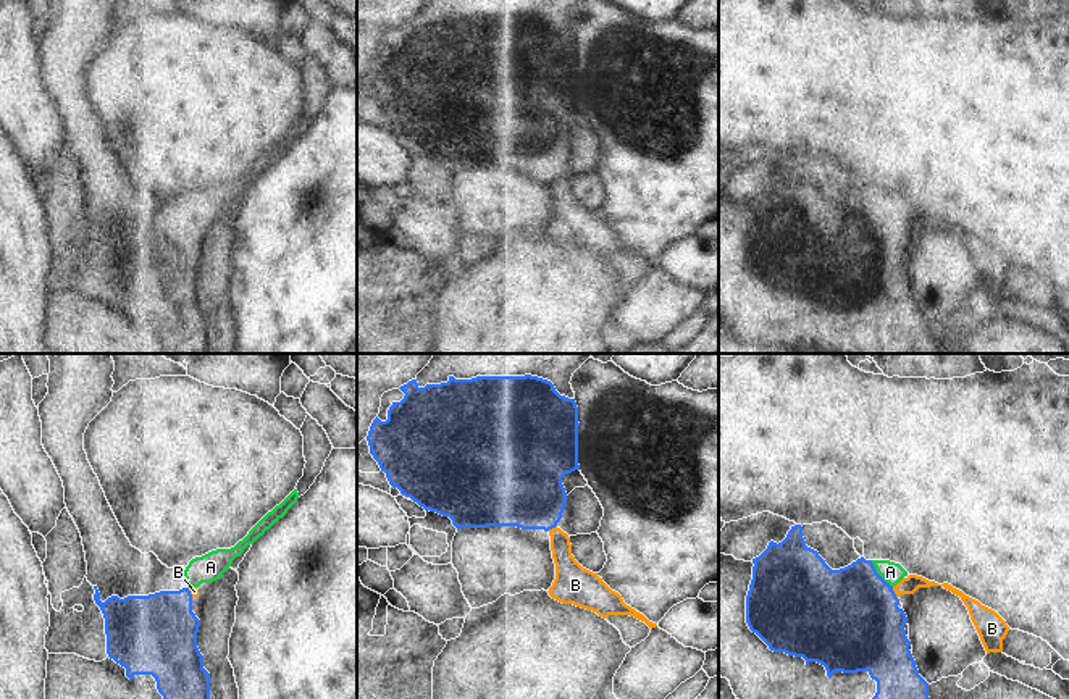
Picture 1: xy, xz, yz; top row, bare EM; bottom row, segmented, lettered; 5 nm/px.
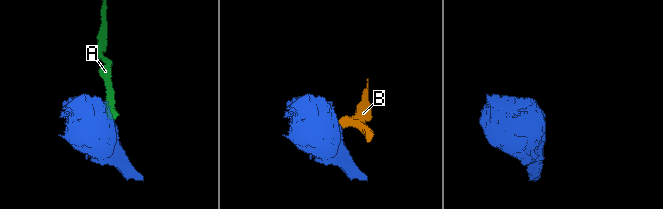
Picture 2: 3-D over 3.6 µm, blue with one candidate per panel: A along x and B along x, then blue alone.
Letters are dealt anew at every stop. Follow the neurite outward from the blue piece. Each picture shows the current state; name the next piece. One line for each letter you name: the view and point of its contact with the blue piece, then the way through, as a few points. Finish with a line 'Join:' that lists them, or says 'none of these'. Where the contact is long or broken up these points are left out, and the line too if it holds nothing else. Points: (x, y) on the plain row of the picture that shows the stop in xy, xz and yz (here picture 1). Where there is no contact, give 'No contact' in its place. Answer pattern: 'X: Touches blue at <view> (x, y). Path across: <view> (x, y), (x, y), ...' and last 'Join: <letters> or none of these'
A: Touches blue at yz (877, 212). Path across: yz (850, 254), (877, 212), (890, 210)
Join: A.

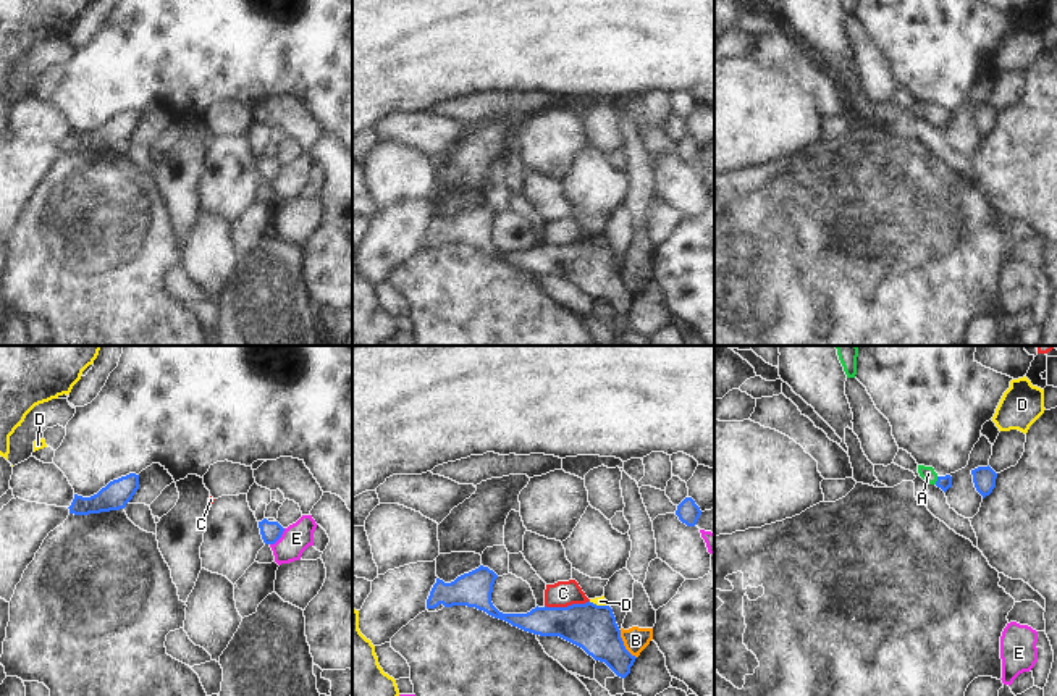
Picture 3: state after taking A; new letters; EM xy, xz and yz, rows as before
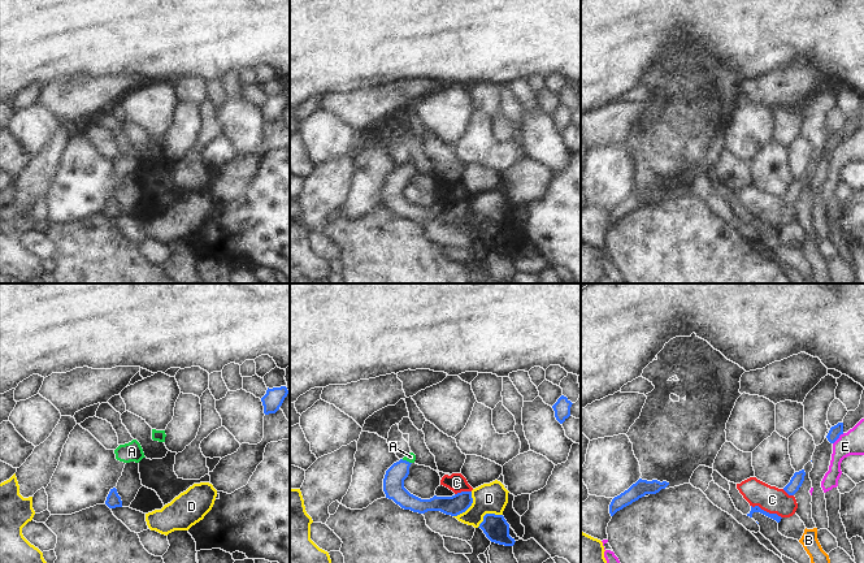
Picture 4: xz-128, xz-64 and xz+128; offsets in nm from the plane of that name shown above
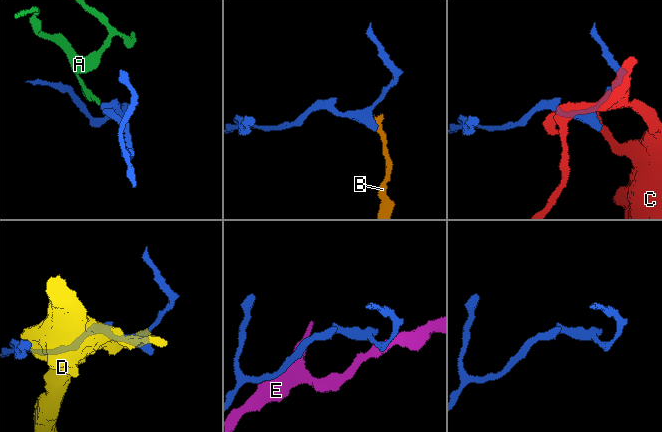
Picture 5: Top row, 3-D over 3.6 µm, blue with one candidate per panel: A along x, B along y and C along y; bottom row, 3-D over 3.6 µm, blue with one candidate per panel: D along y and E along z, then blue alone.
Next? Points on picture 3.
A: Touches blue at yz (938, 118). Path across: yz (944, 121), (938, 118), (928, 112)
Join: A.

